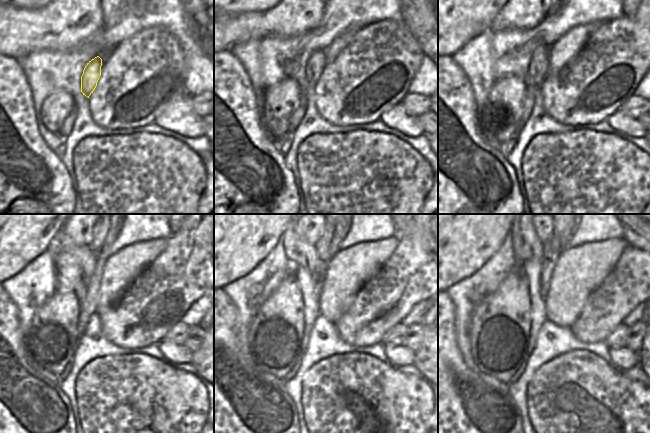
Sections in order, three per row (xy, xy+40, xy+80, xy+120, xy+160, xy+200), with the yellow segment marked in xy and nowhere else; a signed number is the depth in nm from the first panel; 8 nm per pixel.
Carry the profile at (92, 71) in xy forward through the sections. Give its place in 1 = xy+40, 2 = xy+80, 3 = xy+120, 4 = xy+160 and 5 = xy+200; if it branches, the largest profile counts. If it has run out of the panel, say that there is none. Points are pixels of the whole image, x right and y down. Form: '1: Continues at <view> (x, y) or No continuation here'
1: Continues at xy+40 (316, 63)
2: Continues at xy+80 (538, 69)
3: Continues at xy+120 (92, 266)
4: Continues at xy+160 (300, 253)
5: Continues at xy+200 (526, 245)

